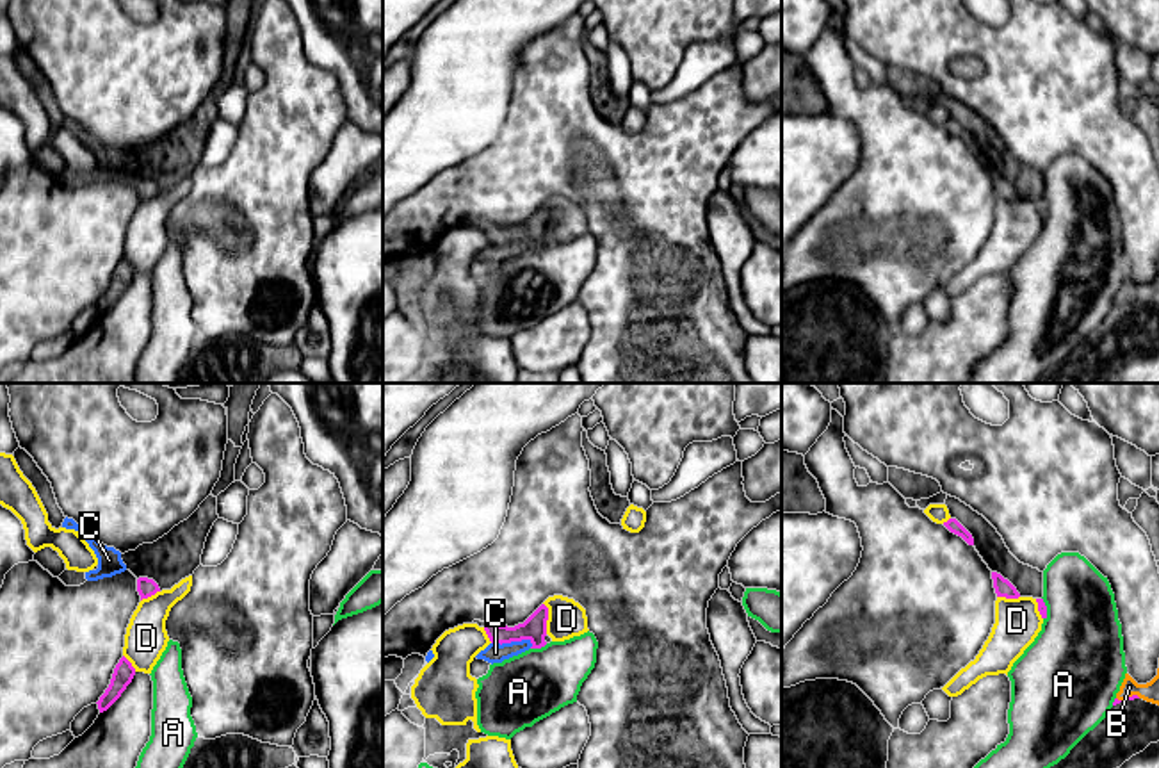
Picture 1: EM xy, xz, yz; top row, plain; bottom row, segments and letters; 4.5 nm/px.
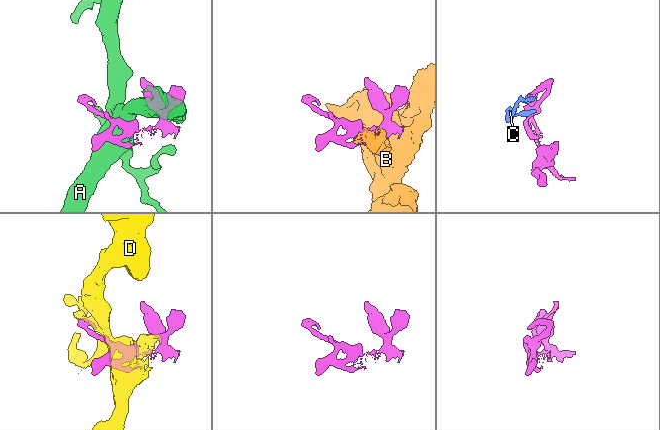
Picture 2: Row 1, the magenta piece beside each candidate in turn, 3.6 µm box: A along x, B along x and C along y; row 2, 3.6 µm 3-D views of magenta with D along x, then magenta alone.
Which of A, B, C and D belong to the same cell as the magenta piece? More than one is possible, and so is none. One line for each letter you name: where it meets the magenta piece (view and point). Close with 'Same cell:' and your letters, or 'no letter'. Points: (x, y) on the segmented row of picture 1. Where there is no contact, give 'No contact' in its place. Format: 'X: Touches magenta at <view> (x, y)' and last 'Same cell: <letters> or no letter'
B: Touches magenta at yz (1133, 695)
Same cell: B

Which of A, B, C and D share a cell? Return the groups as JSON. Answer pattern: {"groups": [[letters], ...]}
{"groups": [["A"], ["B"], ["C"], ["D"]]}

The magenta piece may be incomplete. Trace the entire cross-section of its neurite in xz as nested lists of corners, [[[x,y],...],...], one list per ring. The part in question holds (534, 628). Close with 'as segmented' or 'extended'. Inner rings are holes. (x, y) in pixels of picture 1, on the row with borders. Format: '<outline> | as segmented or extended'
[[[541,604],[523,624],[515,627],[500,625],[500,624],[486,624],[484,631],[491,643],[511,643],[529,640],[532,643],[531,649],[541,649],[547,645],[547,620],[548,608]]] | as segmented

